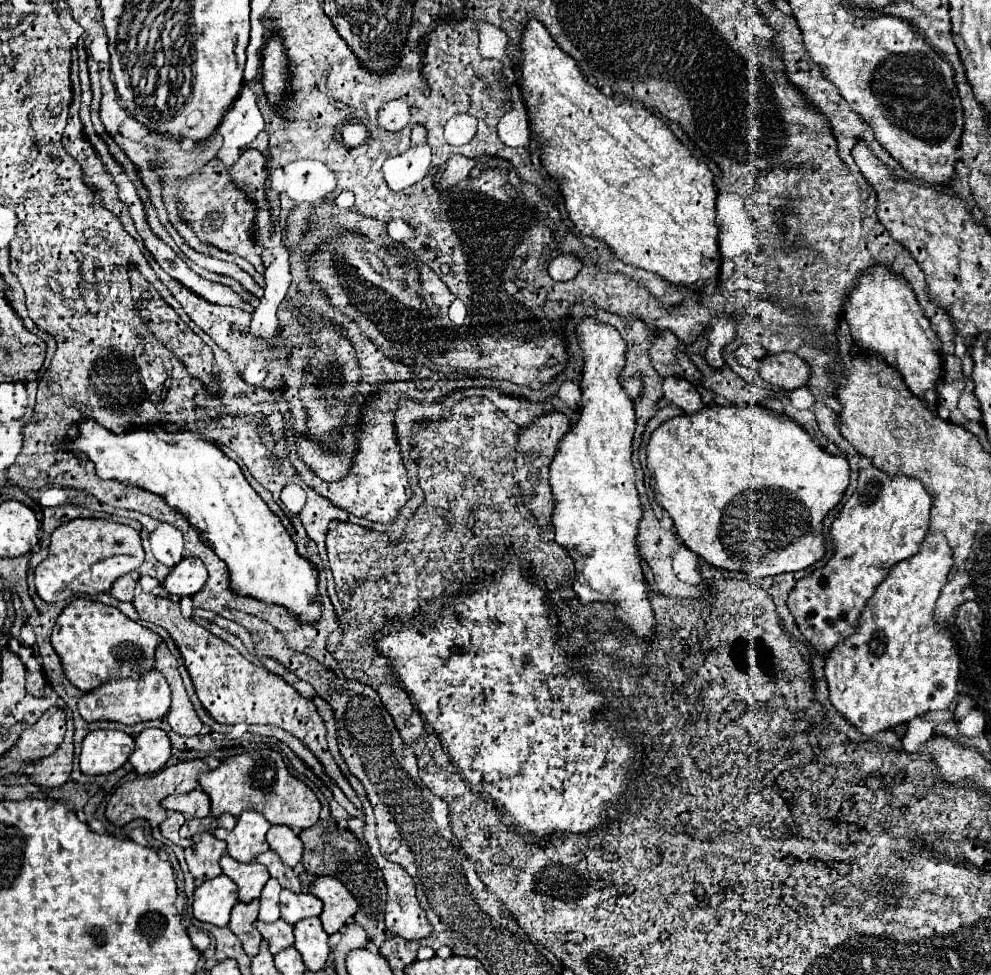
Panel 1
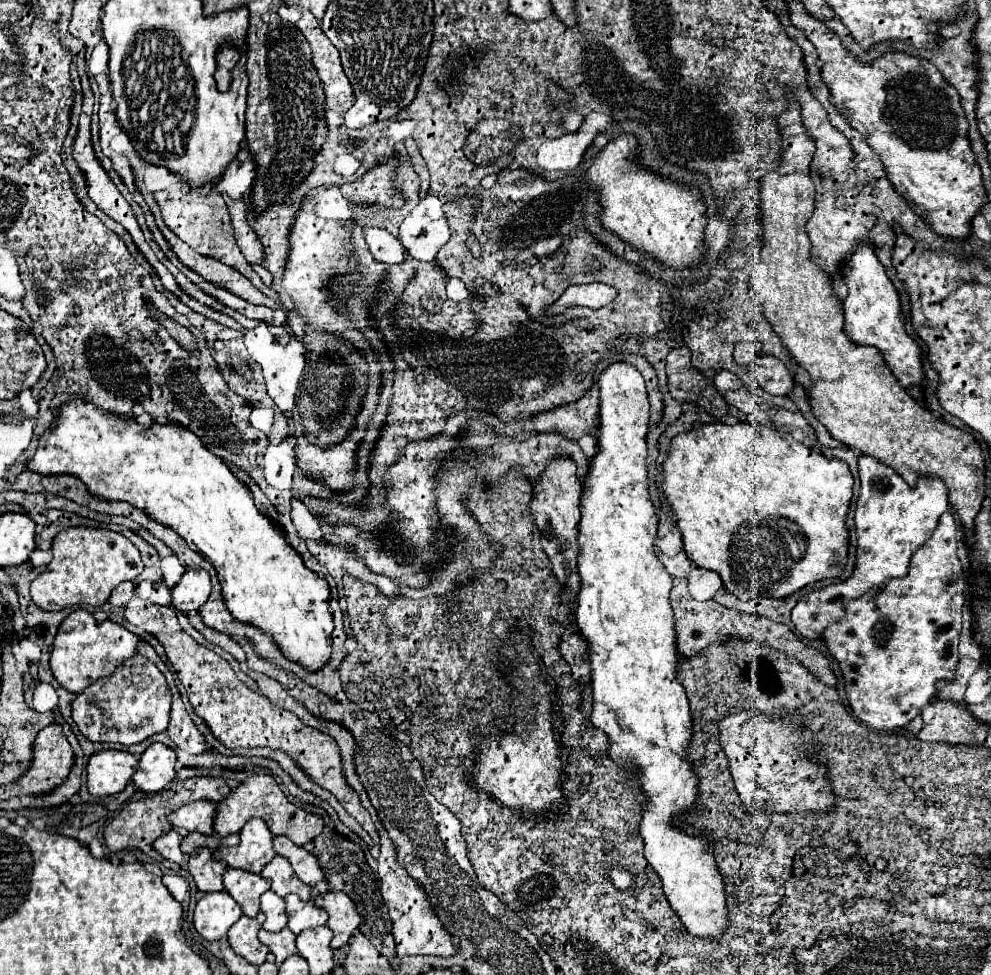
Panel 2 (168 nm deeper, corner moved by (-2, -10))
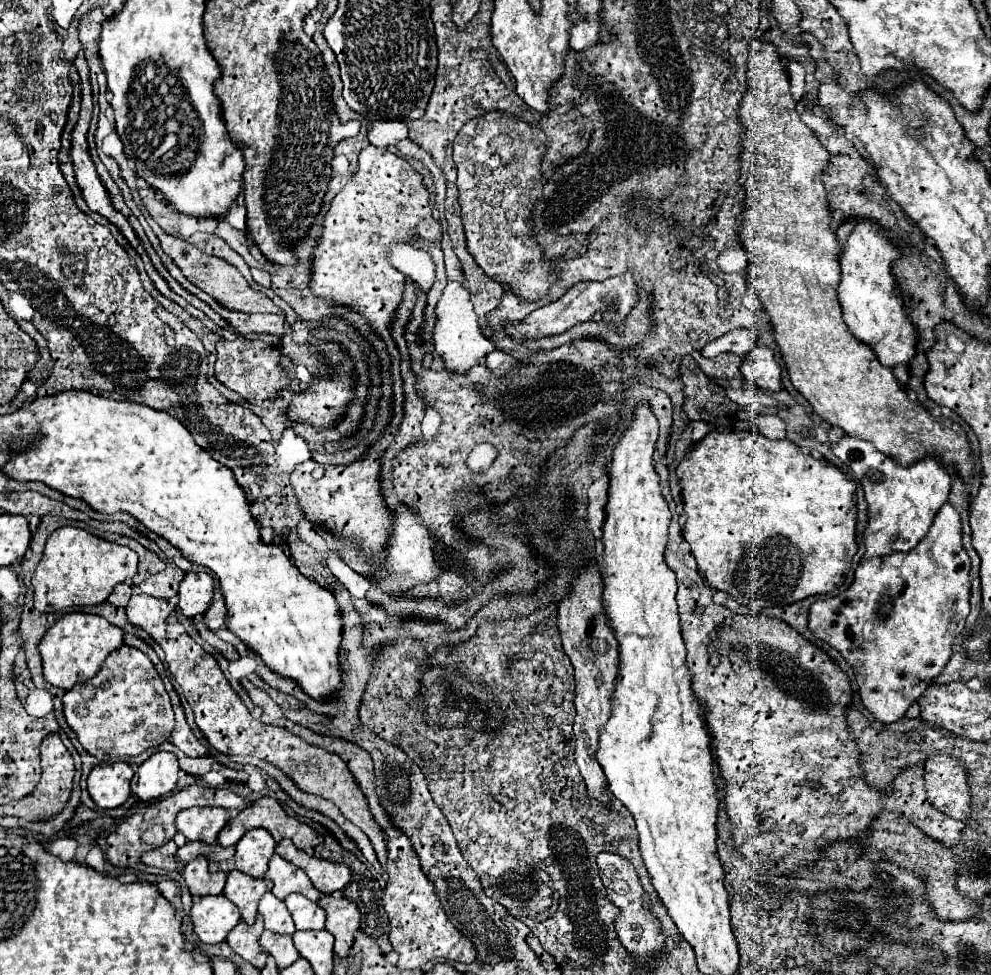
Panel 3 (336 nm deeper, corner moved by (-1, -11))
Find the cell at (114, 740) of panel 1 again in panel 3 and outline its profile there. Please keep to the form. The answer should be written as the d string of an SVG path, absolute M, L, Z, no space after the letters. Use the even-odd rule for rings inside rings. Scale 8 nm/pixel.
M128 762L98 764L88 776L88 792L96 806L116 808L130 796L130 780L134 770Z

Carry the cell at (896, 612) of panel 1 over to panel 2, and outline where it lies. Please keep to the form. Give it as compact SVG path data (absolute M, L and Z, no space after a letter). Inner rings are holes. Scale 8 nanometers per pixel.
M945 511L927 543L915 551L909 565L909 575L887 579L881 589L853 599L847 603L843 619L831 623L823 631L827 649L841 665L845 677L845 693L853 707L853 713L875 731L893 731L907 725L929 701L935 699L937 687L951 681L955 675L959 661L957 645L963 625L961 615L965 605L965 575L961 559L957 555L959 543L955 533L955 517L951 511Z

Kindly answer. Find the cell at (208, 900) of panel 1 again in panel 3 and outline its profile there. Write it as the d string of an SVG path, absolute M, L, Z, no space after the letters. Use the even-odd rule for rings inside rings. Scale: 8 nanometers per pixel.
M222 894L204 896L190 910L194 932L206 944L226 940L226 934L240 922L240 910Z

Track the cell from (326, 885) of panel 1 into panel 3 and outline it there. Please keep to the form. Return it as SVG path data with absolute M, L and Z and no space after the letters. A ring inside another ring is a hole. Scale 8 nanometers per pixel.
M320 896L318 904L326 910L326 930L334 934L334 952L338 956L348 956L348 950L354 940L354 932L360 926L360 912L354 902L348 898Z

